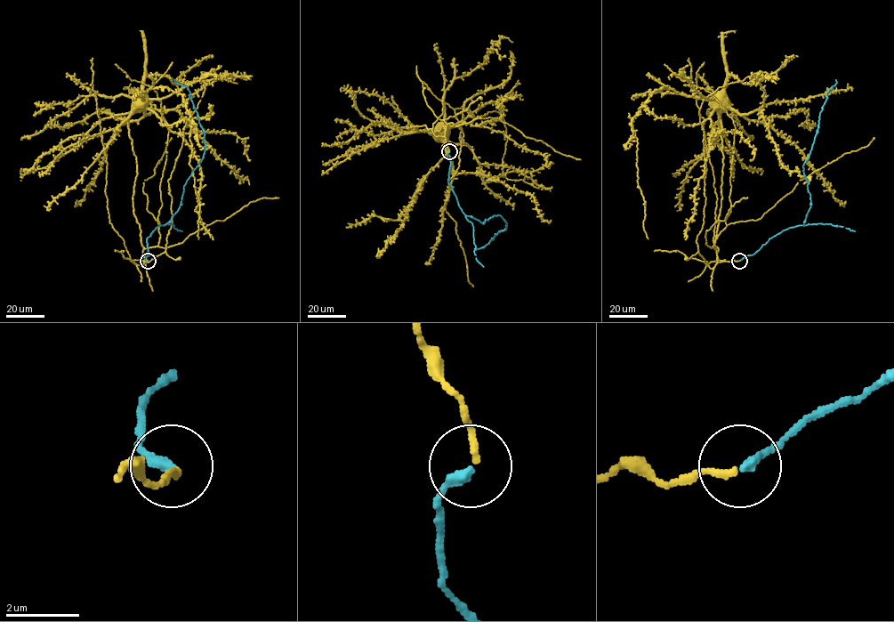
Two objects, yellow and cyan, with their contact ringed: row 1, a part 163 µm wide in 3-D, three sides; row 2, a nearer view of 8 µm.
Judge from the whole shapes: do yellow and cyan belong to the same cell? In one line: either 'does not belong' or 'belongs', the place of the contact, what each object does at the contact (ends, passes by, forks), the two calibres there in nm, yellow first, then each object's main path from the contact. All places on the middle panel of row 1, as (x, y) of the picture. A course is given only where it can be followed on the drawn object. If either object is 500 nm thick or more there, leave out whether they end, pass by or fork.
belongs; at (449, 151); yellow ends there; cyan ends there; 190 nm thick on the yellow side, 280 nm on the other; yellow runs (449, 151), (445, 127), (434, 133), (438, 135), (430, 133), (443, 129); cyan runs (448, 151), (448, 182), (462, 212), (481, 222), (501, 215), (507, 223), (506, 229), (484, 246), (475, 247)

